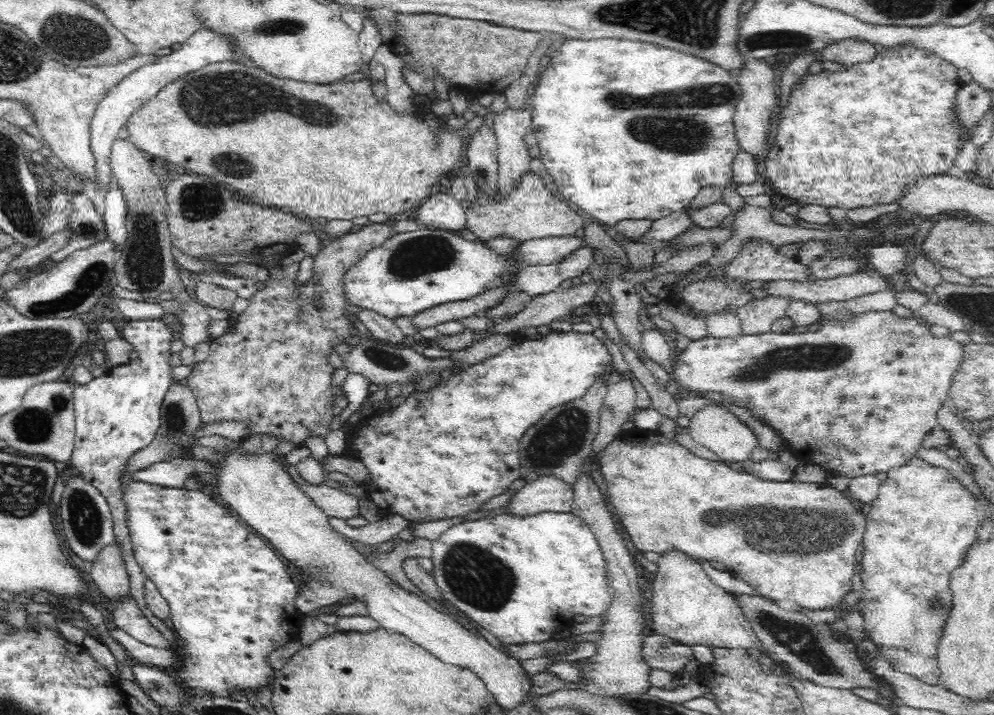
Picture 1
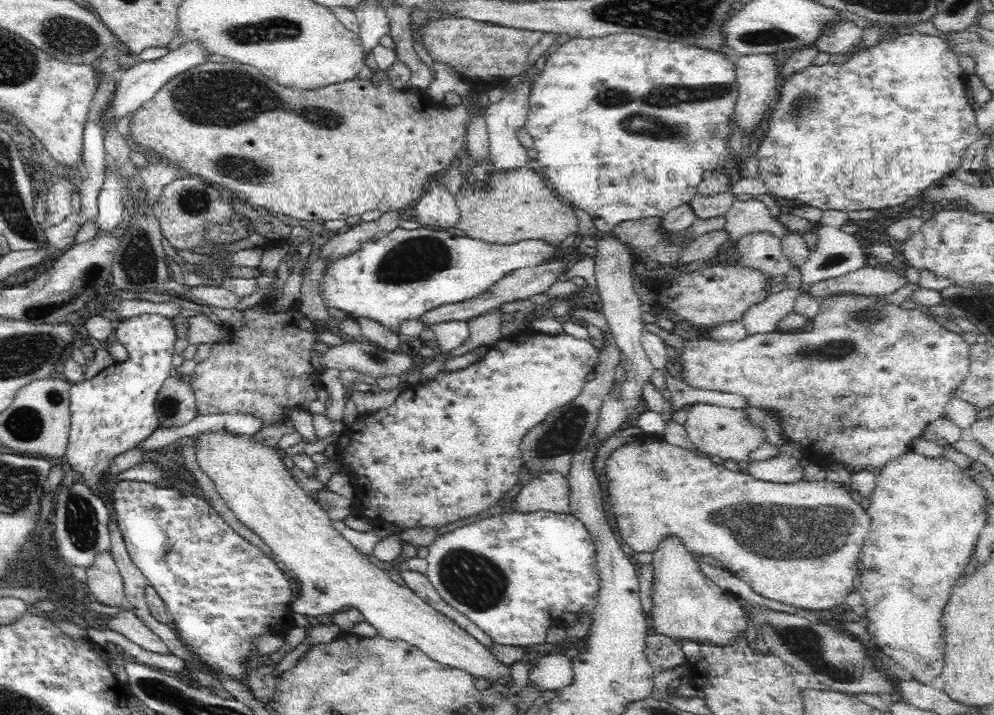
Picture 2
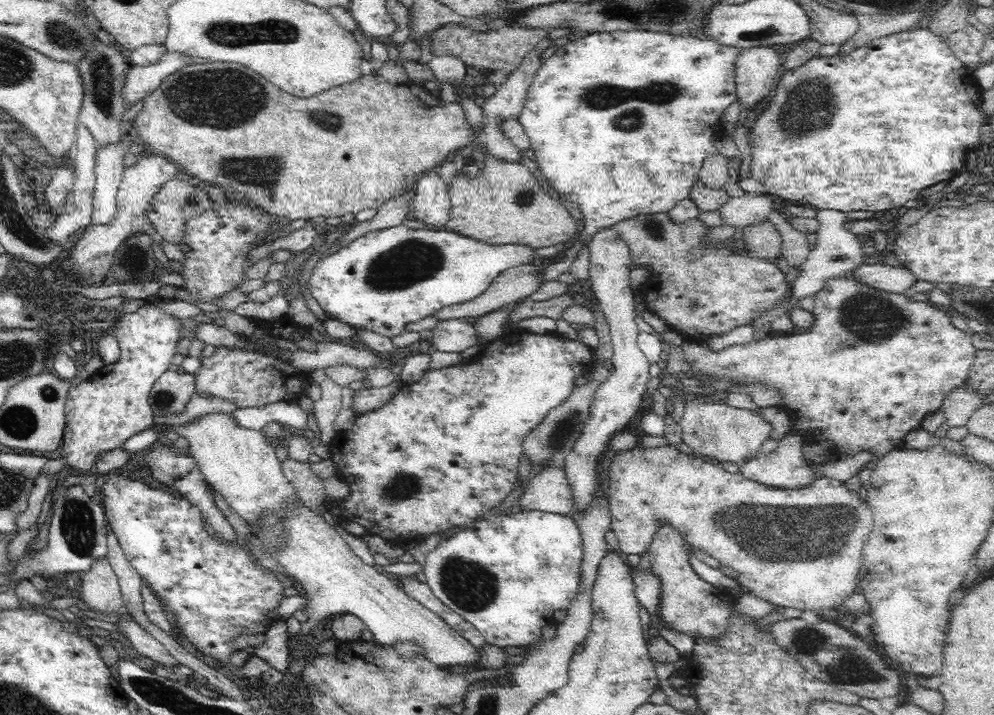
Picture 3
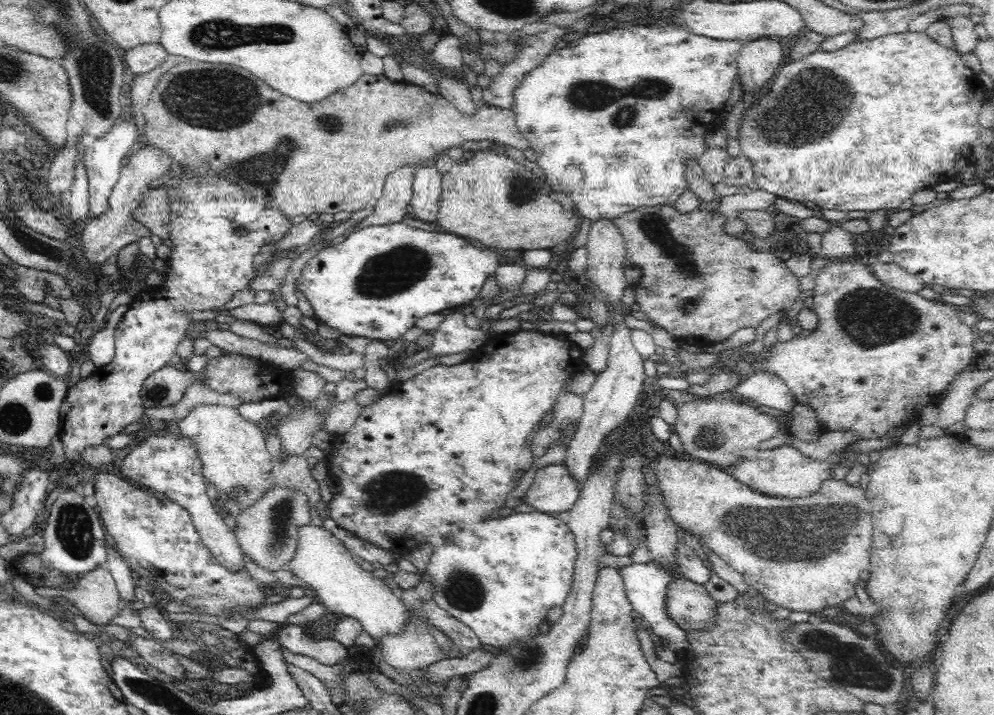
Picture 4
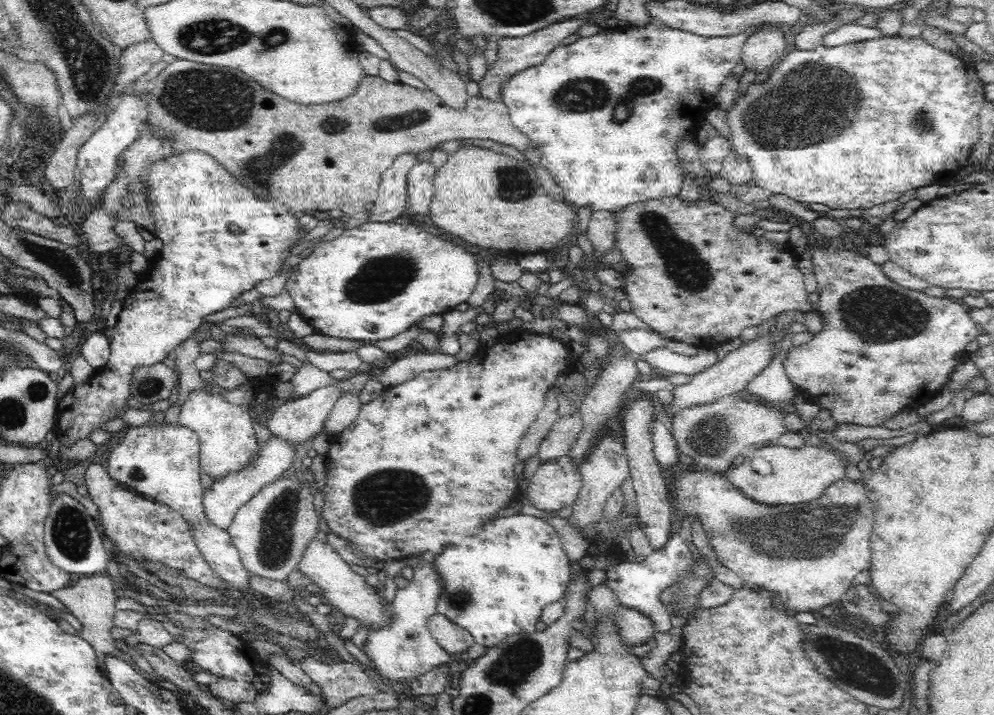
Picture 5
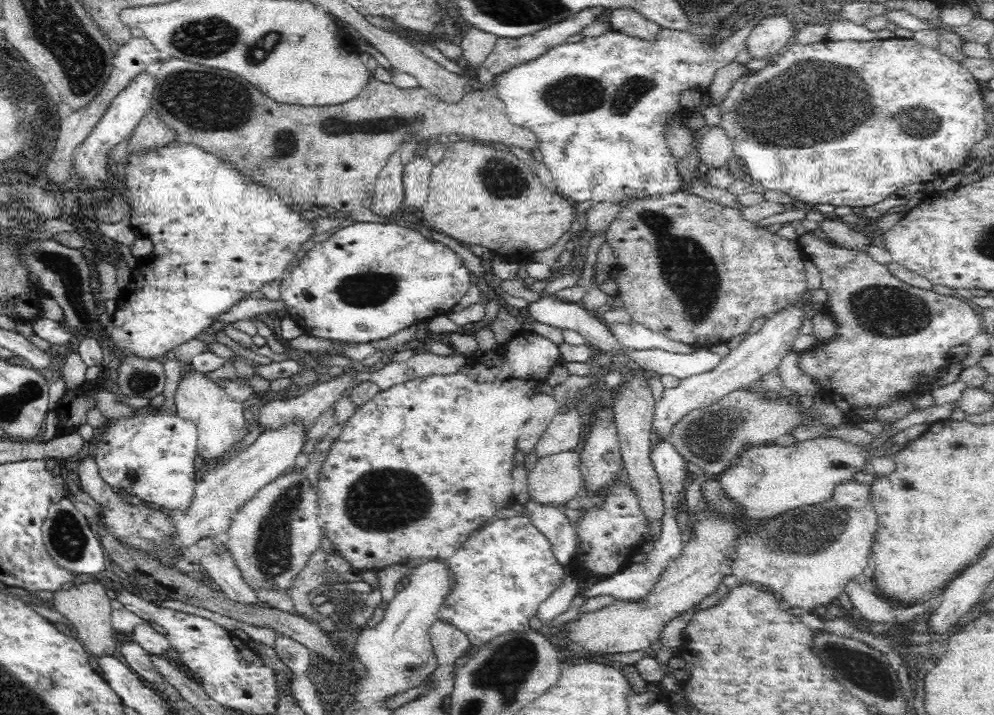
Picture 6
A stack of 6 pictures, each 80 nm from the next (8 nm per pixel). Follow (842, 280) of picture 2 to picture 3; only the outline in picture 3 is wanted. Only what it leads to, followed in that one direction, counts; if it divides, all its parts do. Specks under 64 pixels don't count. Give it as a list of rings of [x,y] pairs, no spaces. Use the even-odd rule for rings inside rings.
[[[860,263],[854,272],[862,283],[900,294],[908,292],[917,282],[917,278],[907,268],[886,266],[882,263]]]

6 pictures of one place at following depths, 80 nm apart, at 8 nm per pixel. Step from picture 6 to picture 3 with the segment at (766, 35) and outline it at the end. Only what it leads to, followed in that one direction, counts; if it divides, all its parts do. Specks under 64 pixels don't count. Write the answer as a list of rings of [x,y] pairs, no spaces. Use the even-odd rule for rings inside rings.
[[[772,45],[742,49],[735,62],[735,87],[740,106],[755,110],[770,95],[781,70],[780,54]]]

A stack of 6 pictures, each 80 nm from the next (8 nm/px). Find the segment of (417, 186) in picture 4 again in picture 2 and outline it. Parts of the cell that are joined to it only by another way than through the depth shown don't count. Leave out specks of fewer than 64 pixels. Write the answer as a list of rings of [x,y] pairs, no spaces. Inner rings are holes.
[[[435,175],[422,188],[422,194],[414,202],[409,215],[422,225],[446,230],[455,226],[459,210],[453,194],[440,177]]]

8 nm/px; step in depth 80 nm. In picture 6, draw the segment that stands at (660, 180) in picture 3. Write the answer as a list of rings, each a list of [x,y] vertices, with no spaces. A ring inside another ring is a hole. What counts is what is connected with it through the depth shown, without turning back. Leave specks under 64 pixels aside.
[[[754,18],[746,22],[744,28],[736,31],[732,36],[722,40],[718,46],[711,46],[705,42],[700,42],[695,36],[690,36],[687,32],[676,29],[662,28],[658,40],[654,42],[645,42],[638,40],[625,34],[620,34],[616,31],[609,31],[606,34],[597,37],[584,37],[579,42],[565,42],[557,44],[554,48],[548,49],[540,56],[534,57],[532,60],[522,61],[520,64],[512,65],[512,68],[506,69],[504,72],[498,73],[490,84],[498,98],[504,103],[508,118],[512,124],[532,129],[540,137],[540,146],[538,146],[542,156],[543,163],[550,170],[553,176],[557,192],[568,196],[573,202],[584,202],[588,200],[594,201],[620,201],[624,202],[624,198],[634,198],[634,200],[643,199],[644,197],[658,196],[664,193],[680,191],[680,183],[678,182],[678,169],[676,167],[677,159],[671,153],[671,150],[666,146],[663,137],[663,127],[668,120],[679,118],[681,122],[688,118],[690,109],[680,105],[680,92],[684,90],[696,90],[700,94],[705,94],[712,84],[716,70],[734,62],[734,58],[738,55],[742,48],[745,48],[746,40],[749,37],[756,23],[761,18]]]

